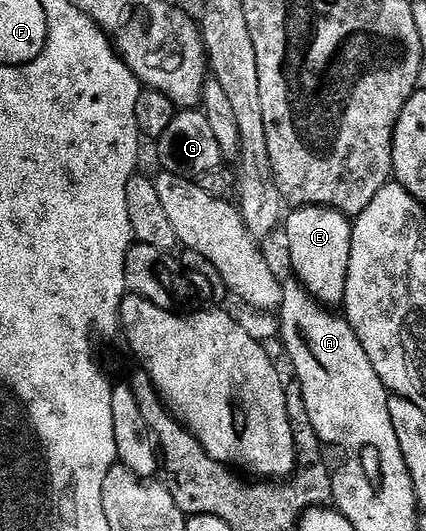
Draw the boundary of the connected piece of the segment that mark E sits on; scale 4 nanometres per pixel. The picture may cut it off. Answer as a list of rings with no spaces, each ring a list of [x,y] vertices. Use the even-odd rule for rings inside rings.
[[[299,206],[289,212],[284,228],[286,224],[286,250],[290,253],[293,277],[323,306],[341,307],[348,284],[348,260],[352,256],[351,219],[327,206]]]

